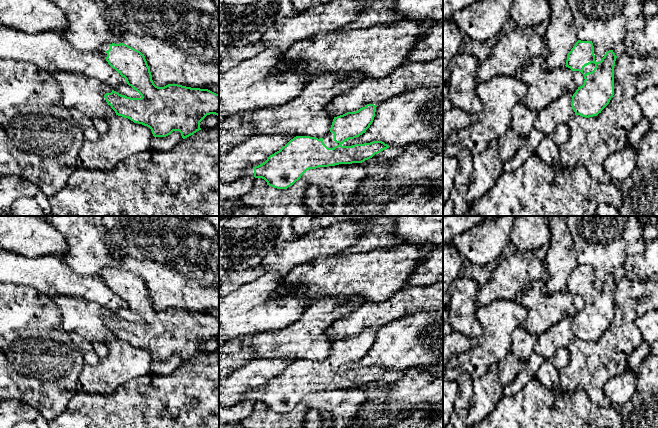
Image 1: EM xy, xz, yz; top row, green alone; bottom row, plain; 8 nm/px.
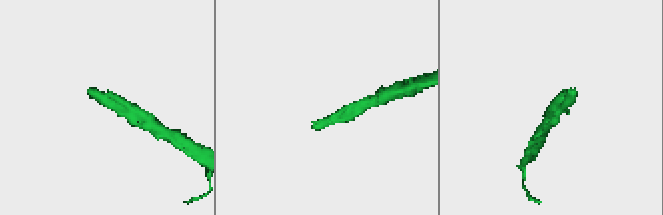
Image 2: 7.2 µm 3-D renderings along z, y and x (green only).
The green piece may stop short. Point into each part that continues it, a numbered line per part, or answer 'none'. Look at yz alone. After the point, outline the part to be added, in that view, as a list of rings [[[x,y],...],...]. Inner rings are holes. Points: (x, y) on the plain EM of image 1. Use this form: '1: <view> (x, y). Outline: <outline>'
1: yz (589, 292). Outline: [[[591,287],[591,288],[584,291],[583,297],[586,298],[588,296],[592,296],[594,294],[594,292],[595,292],[595,288]]]

